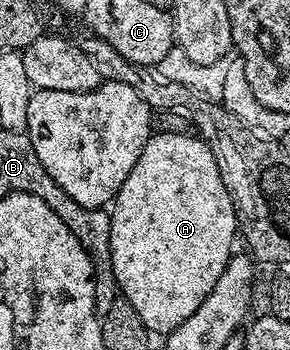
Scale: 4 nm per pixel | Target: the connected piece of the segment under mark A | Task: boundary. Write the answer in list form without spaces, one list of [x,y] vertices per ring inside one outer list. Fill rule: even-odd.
[[[156,132],[149,136],[142,154],[138,154],[138,162],[134,162],[134,170],[130,170],[126,182],[122,182],[122,190],[118,190],[116,199],[110,205],[110,215],[112,218],[110,222],[110,254],[112,255],[112,269],[114,270],[119,295],[126,302],[130,302],[130,306],[134,306],[134,310],[138,310],[138,318],[142,318],[142,322],[148,328],[149,333],[161,332],[161,334],[167,334],[173,332],[175,328],[182,326],[182,322],[186,322],[186,318],[190,318],[190,314],[194,314],[194,310],[198,310],[198,306],[202,306],[202,302],[206,302],[206,294],[210,294],[210,290],[214,290],[214,282],[218,282],[222,270],[226,270],[228,261],[234,255],[232,243],[238,240],[236,208],[232,205],[231,194],[228,193],[222,182],[218,162],[214,158],[208,143],[201,140],[199,135],[196,134]]]

